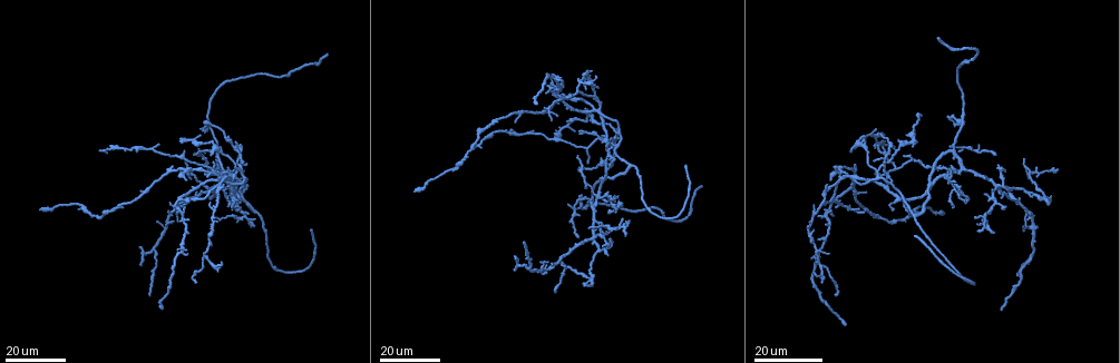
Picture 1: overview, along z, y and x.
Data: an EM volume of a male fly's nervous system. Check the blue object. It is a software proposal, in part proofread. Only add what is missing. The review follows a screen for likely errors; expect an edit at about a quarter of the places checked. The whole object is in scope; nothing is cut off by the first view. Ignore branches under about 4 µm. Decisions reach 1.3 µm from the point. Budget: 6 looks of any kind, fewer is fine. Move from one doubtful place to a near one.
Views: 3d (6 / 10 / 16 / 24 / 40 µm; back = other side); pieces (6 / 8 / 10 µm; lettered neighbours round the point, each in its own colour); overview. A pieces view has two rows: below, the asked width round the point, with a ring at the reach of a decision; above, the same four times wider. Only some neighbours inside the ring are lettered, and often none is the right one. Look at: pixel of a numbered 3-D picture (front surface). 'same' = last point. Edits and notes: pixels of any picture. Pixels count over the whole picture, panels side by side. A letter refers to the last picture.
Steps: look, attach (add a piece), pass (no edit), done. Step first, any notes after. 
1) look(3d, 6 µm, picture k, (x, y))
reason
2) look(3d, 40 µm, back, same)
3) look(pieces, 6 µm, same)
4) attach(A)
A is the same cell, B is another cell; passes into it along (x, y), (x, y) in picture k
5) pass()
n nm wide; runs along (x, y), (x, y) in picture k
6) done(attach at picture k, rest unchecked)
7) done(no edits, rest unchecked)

look(3d, 24 µm, picture 1, (215, 162))
an open end

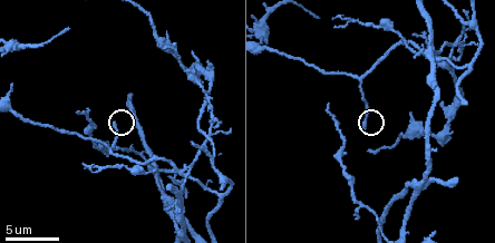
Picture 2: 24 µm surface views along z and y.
look(pieces, 8 µm, picture 2, (113, 123))
see the neighbours

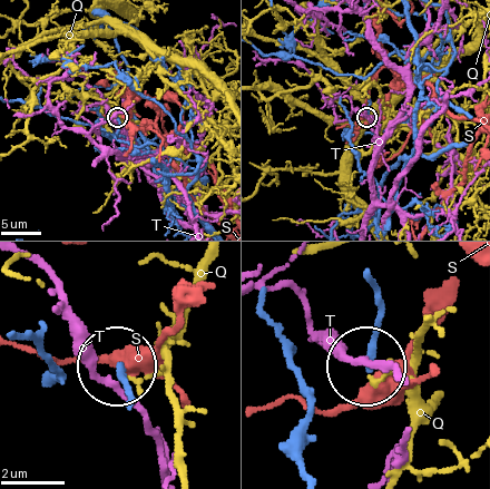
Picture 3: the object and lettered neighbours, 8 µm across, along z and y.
pass()
Q, S and T are other cells; none of them fits

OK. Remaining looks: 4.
look(3d, 24 µm, picture 1, (182, 138))
long arm stops here

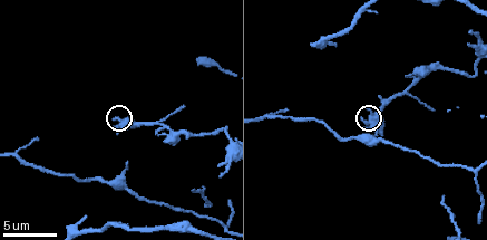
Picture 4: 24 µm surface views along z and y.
look(pieces, 6 µm, picture 4, (361, 130))

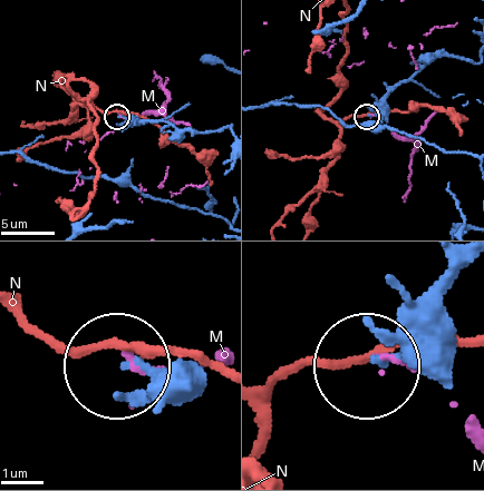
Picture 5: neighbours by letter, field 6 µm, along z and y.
pass()
M and N are other cells; runs along (223, 127), (181, 131), (160, 120), (118, 118) in picture 5; no lettered piece goes on from it

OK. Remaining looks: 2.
look(3d, 24 µm, picture 1, (328, 55))
long arm stops here

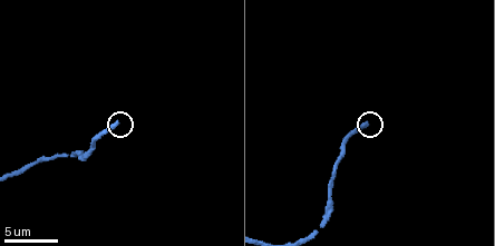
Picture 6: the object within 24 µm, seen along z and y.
look(pieces, 6 µm, picture 6, (115, 122))

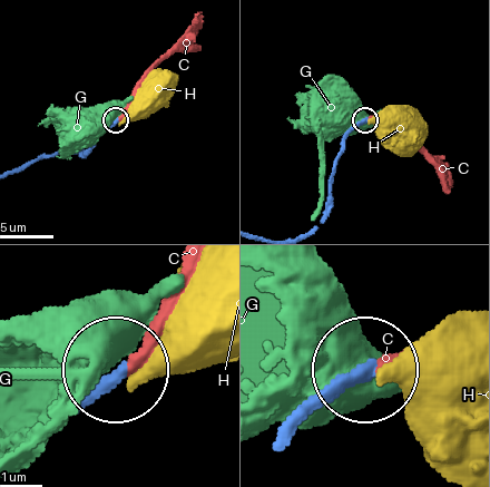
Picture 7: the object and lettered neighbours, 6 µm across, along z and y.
attach(C)
C is the same cell, G and H are other cells; it goes on there

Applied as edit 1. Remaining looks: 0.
done(attach at picture 7, rest unchecked)

